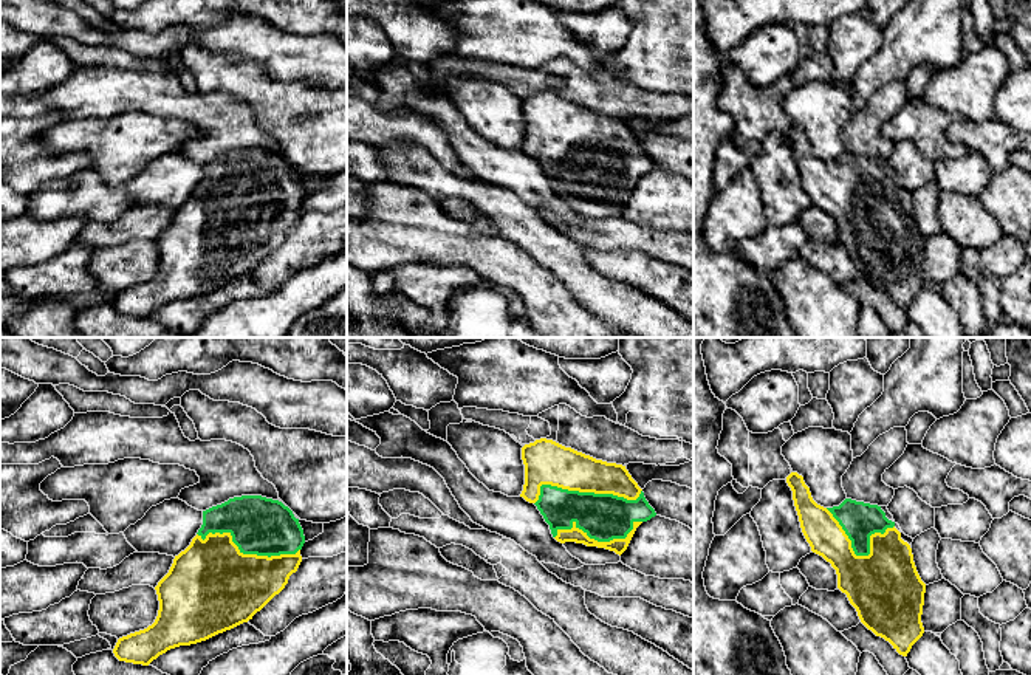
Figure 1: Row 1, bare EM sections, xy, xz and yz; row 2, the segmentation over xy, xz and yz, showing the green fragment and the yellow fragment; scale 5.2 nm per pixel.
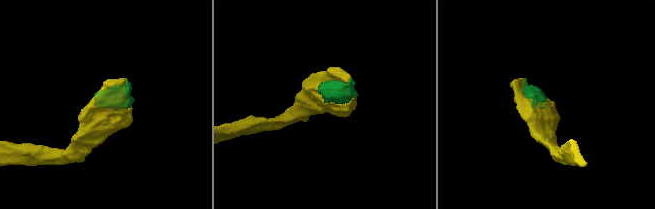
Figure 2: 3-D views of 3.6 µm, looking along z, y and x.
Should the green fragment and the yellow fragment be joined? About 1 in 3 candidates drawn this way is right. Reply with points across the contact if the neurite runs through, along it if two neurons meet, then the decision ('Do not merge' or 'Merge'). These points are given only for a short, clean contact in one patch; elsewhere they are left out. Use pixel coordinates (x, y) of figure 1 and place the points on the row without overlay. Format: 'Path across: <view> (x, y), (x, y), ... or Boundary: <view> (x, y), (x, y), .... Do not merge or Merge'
Merge

